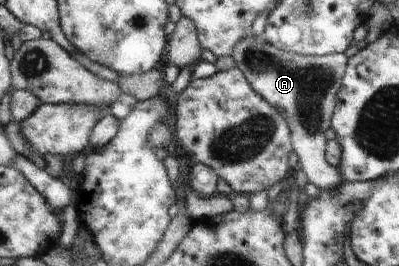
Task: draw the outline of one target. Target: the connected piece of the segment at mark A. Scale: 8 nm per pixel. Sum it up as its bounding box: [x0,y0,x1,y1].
[233,34,348,192]

